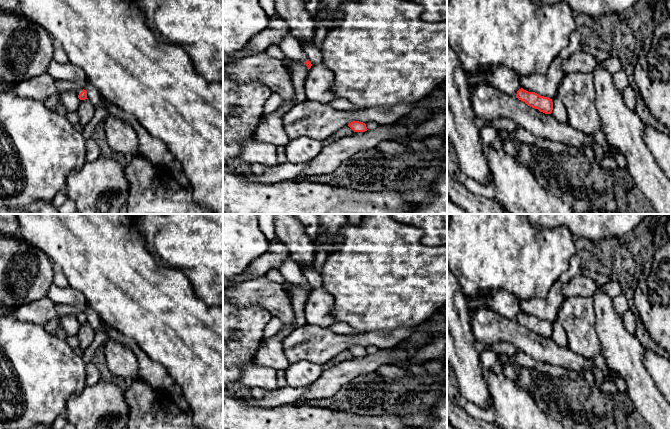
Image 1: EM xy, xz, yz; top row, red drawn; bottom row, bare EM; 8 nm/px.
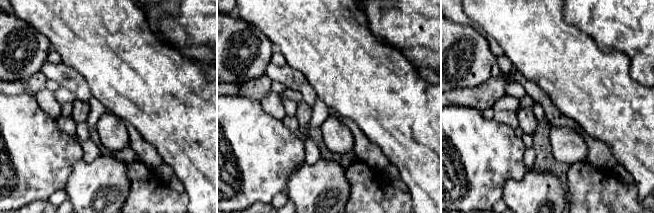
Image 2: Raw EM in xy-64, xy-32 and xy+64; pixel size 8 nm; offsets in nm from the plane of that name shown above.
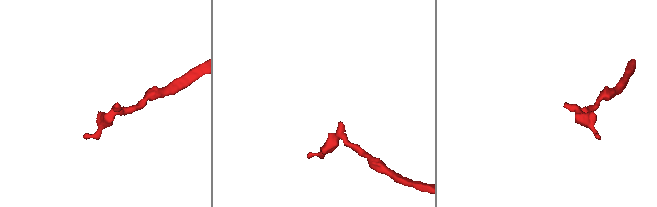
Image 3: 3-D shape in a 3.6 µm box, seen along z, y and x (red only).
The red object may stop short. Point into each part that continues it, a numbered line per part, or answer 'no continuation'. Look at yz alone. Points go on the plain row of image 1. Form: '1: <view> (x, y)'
no continuation

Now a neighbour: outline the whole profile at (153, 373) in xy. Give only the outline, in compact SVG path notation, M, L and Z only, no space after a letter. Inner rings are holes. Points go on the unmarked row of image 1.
M107 325L106 328L110 340L115 340L128 346L135 353L139 367L138 379L161 393L167 393L174 385L174 381L166 368L160 363L153 361L132 338L120 334L117 330Z

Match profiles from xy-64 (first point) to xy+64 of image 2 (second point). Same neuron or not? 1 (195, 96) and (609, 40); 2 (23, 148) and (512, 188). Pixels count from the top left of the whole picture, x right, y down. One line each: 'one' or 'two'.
1: two
2: two

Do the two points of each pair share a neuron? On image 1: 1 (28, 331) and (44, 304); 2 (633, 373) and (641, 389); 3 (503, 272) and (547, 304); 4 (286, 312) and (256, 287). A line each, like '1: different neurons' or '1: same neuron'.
1: different neurons
2: same neuron
3: different neurons
4: same neuron

